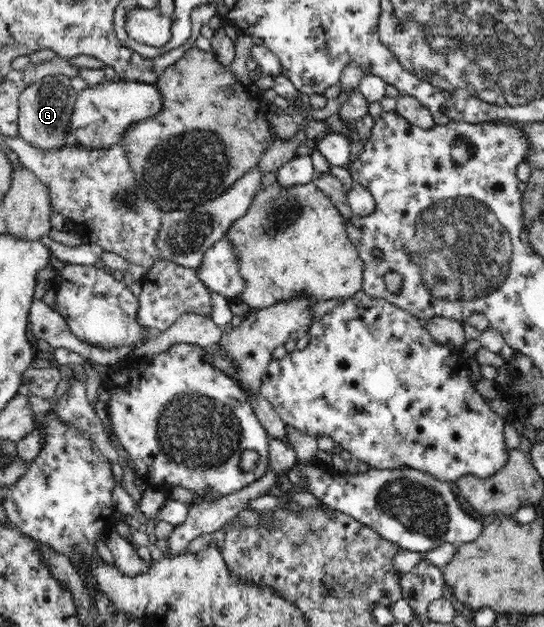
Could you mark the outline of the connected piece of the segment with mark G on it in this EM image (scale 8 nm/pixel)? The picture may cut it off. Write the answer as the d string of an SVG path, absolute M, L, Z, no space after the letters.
M49 75L26 88L18 98L19 128L18 135L32 147L42 151L53 151L66 146L68 128L78 92L71 86L71 78L65 75Z

